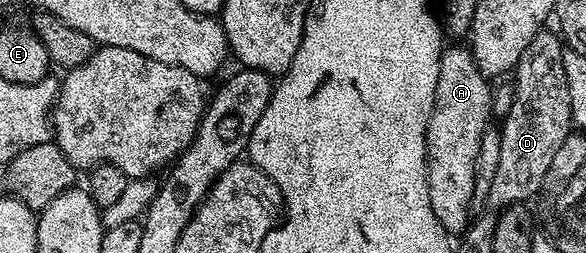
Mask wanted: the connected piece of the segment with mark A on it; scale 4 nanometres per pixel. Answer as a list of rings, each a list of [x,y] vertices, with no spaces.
[[[457,44],[454,50],[446,49],[441,55],[435,104],[425,133],[431,212],[439,216],[439,224],[453,236],[460,235],[471,221],[479,144],[491,122],[494,91],[472,53],[462,46]]]

